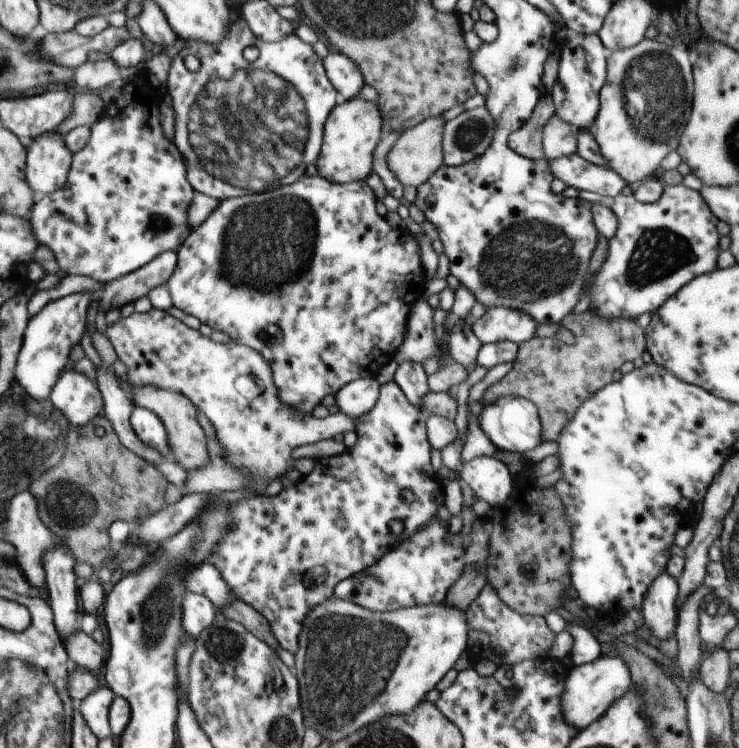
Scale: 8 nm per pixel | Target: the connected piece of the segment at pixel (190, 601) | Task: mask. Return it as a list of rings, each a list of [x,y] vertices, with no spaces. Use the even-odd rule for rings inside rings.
[[[187,592],[183,600],[183,629],[194,639],[213,622],[217,609],[205,596]]]

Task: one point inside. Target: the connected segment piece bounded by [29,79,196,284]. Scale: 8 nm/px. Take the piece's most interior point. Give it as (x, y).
(125, 202)

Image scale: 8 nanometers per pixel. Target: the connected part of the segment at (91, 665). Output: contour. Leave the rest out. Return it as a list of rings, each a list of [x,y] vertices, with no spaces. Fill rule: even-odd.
[[[82,629],[79,632],[62,638],[67,648],[67,653],[72,661],[81,668],[97,673],[103,665],[103,650],[101,646],[86,634]]]

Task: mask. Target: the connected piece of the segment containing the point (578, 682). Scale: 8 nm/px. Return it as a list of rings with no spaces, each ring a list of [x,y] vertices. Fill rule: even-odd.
[[[614,654],[600,656],[593,662],[571,666],[566,680],[566,694],[562,696],[562,712],[566,722],[578,731],[588,728],[595,720],[600,719],[627,691],[630,690],[630,668],[622,657]]]

